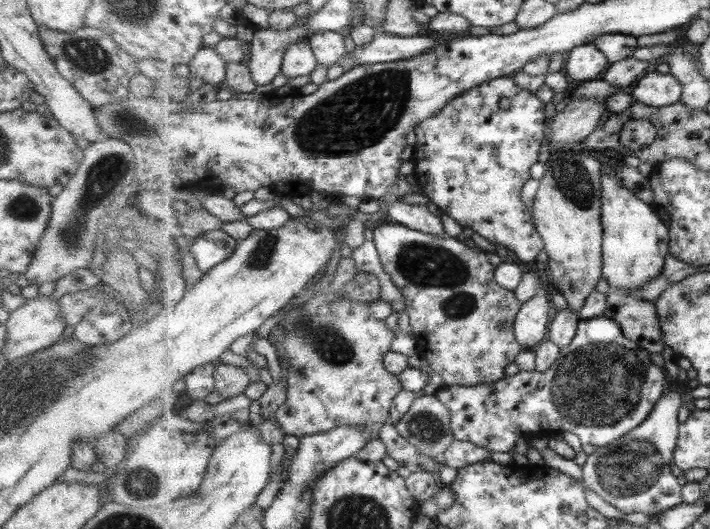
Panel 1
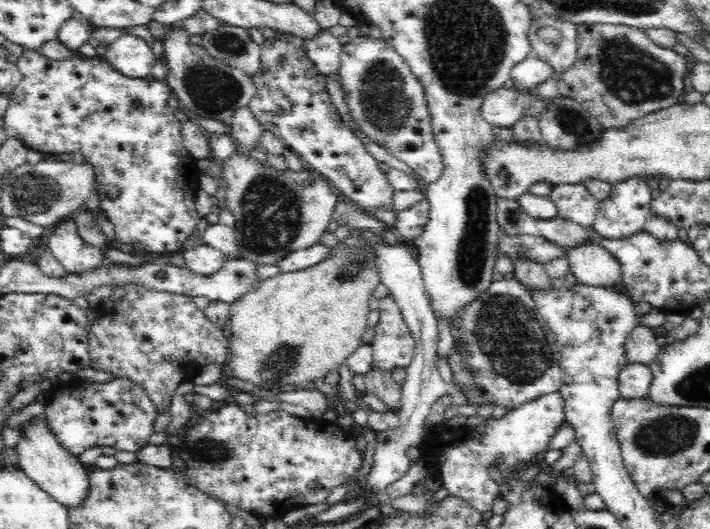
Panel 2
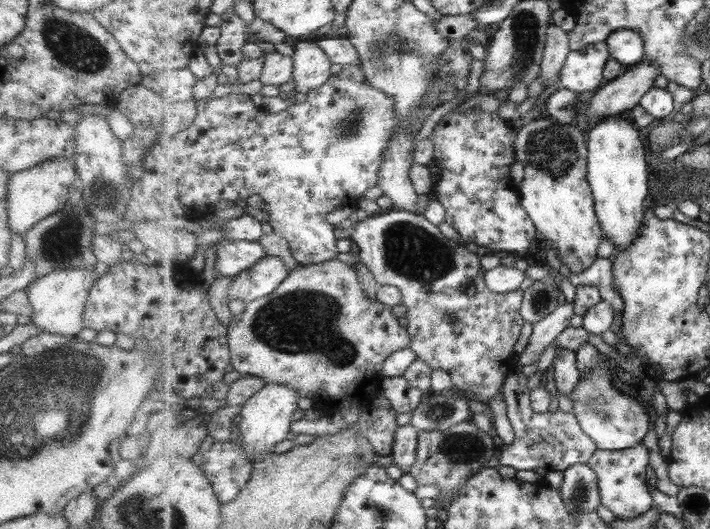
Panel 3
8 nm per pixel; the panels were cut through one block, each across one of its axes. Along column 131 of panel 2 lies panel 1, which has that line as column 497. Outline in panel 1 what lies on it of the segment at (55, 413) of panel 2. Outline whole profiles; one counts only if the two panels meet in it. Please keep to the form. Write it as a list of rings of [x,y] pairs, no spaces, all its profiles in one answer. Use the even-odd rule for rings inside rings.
[[[603,315],[580,319],[573,342],[561,349],[558,362],[546,372],[521,371],[498,382],[475,387],[443,386],[435,395],[453,416],[452,430],[456,440],[474,442],[491,452],[511,452],[519,438],[528,443],[534,435],[546,438],[551,433],[568,431],[580,439],[583,452],[592,455],[643,425],[664,398],[669,383],[664,368],[653,364],[651,353],[638,341],[627,337],[619,321]]]

